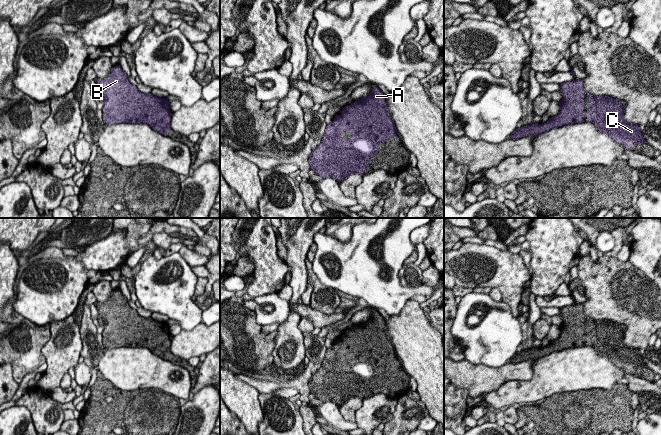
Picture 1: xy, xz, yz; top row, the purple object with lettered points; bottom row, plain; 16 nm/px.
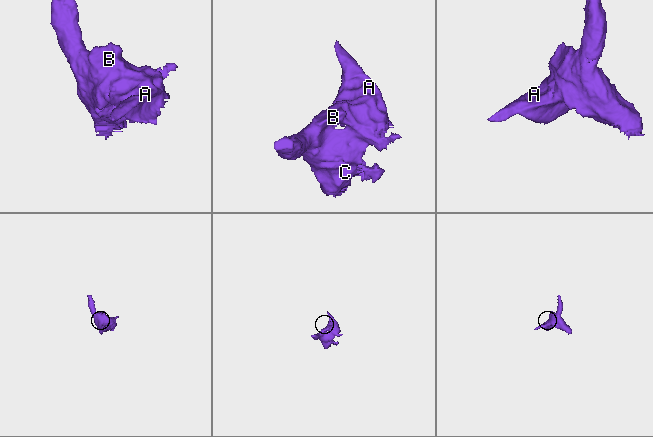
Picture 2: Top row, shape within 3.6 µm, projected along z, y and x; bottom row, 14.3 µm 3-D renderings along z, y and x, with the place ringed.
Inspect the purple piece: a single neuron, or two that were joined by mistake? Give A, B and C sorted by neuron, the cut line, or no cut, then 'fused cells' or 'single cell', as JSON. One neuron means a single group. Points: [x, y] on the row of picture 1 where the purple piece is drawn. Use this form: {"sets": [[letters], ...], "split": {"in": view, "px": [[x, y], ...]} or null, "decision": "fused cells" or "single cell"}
{"sets": [["A", "B", "C"]], "split": null, "decision": "single cell"}

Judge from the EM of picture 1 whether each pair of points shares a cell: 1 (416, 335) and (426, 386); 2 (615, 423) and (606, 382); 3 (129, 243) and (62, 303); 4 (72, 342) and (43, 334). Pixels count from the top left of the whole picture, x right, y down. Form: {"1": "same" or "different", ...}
{"1": "same", "2": "different", "3": "same", "4": "different"}

